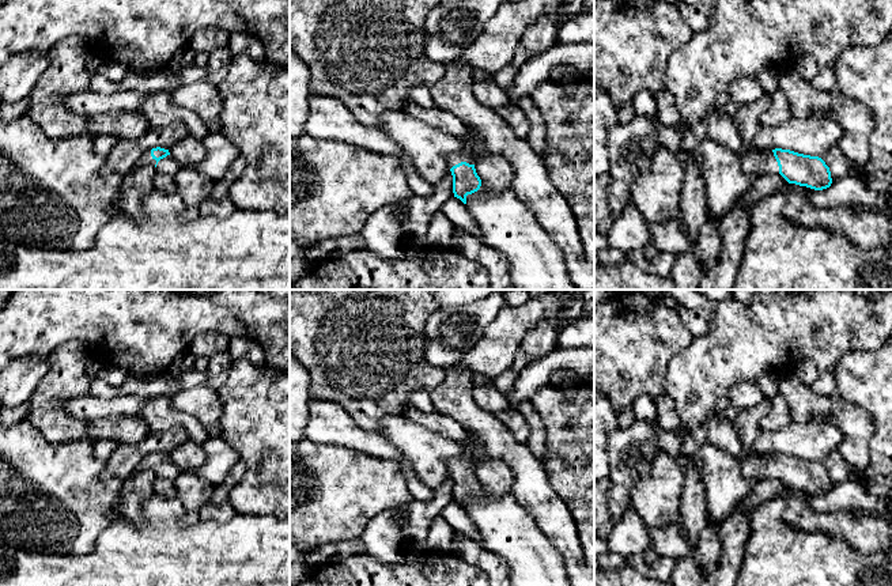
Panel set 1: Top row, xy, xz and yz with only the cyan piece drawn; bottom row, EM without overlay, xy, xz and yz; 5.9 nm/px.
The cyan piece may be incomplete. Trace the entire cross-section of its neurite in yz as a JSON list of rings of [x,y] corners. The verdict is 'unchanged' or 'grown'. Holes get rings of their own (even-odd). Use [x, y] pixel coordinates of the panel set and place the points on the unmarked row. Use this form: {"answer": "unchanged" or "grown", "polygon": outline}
{"answer": "grown", "polygon": [[[790,454],[749,455],[741,460],[742,473],[748,479],[780,479],[789,488],[823,495],[831,491],[829,472],[819,461]]]}

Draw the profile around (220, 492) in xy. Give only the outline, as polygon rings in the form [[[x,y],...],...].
[[[239,461],[226,476],[226,479],[213,488],[211,502],[222,503],[228,500],[230,492],[241,483],[246,472],[246,465]]]

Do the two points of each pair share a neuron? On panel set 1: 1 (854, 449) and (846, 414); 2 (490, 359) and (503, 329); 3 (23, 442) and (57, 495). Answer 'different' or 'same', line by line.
1: same
2: same
3: same

